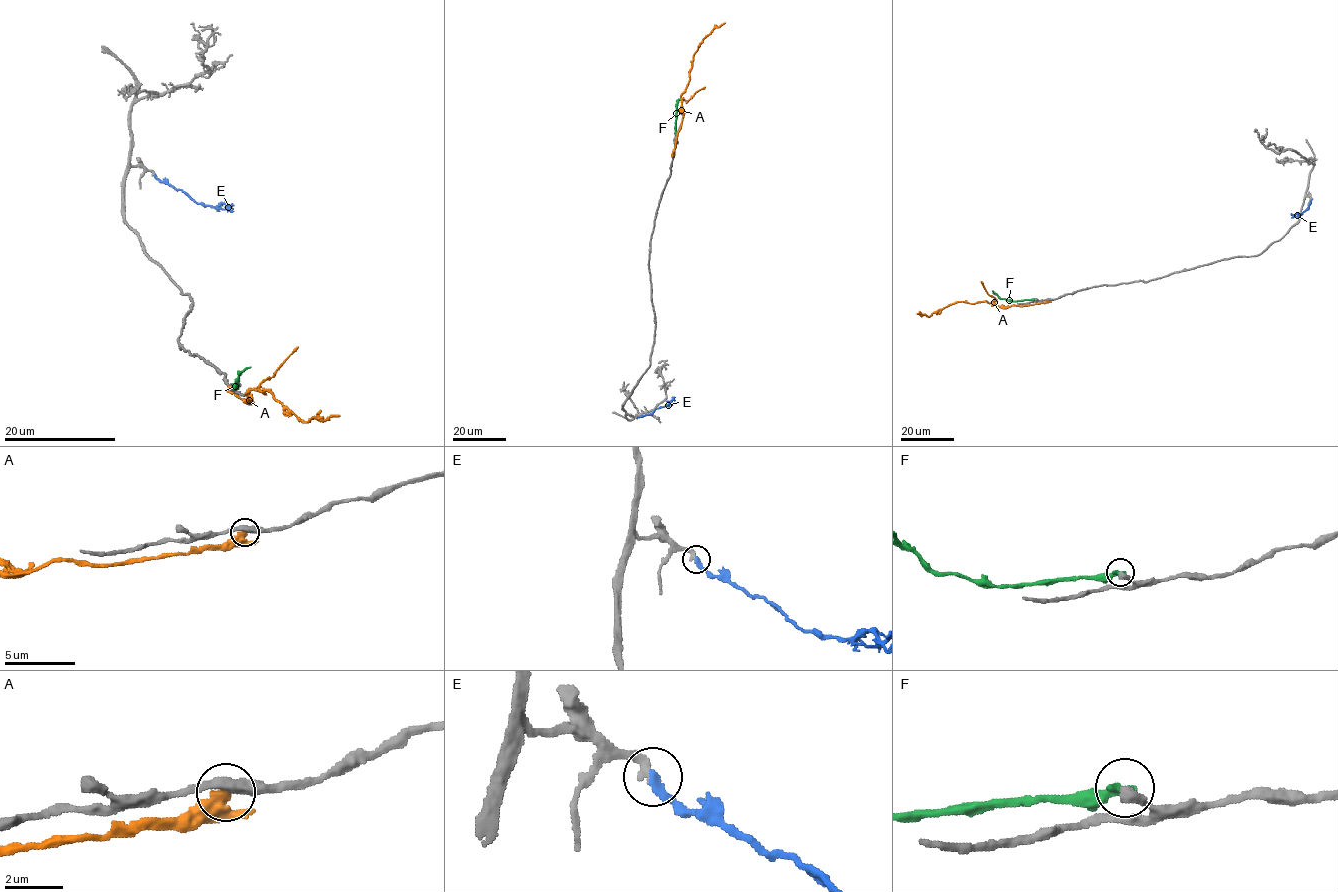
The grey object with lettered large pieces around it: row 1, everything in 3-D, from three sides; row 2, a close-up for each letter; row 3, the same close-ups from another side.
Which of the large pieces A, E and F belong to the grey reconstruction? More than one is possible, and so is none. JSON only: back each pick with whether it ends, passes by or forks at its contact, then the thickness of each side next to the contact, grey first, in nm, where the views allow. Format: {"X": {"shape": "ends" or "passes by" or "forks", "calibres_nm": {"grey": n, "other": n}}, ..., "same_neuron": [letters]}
{"E": {"shape": "ends", "calibres_nm": {"grey": 320, "other": 240}}, "same_neuron": ["E"]}

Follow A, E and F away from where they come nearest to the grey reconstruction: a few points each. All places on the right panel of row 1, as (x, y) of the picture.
A: (1048, 300), (1004, 307), (985, 301), (955, 302), (928, 316), (916, 314)
E: (1310, 200), (1300, 215), (1291, 213)
F: (1035, 299), (1009, 301), (992, 291)

